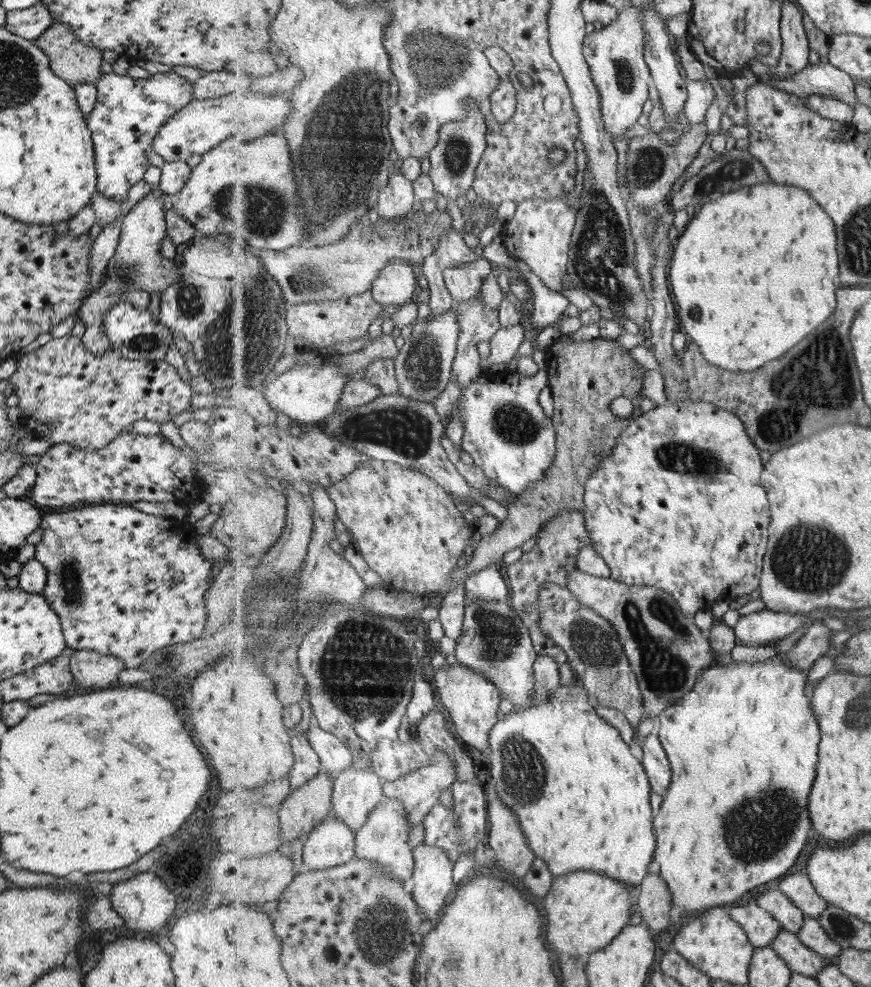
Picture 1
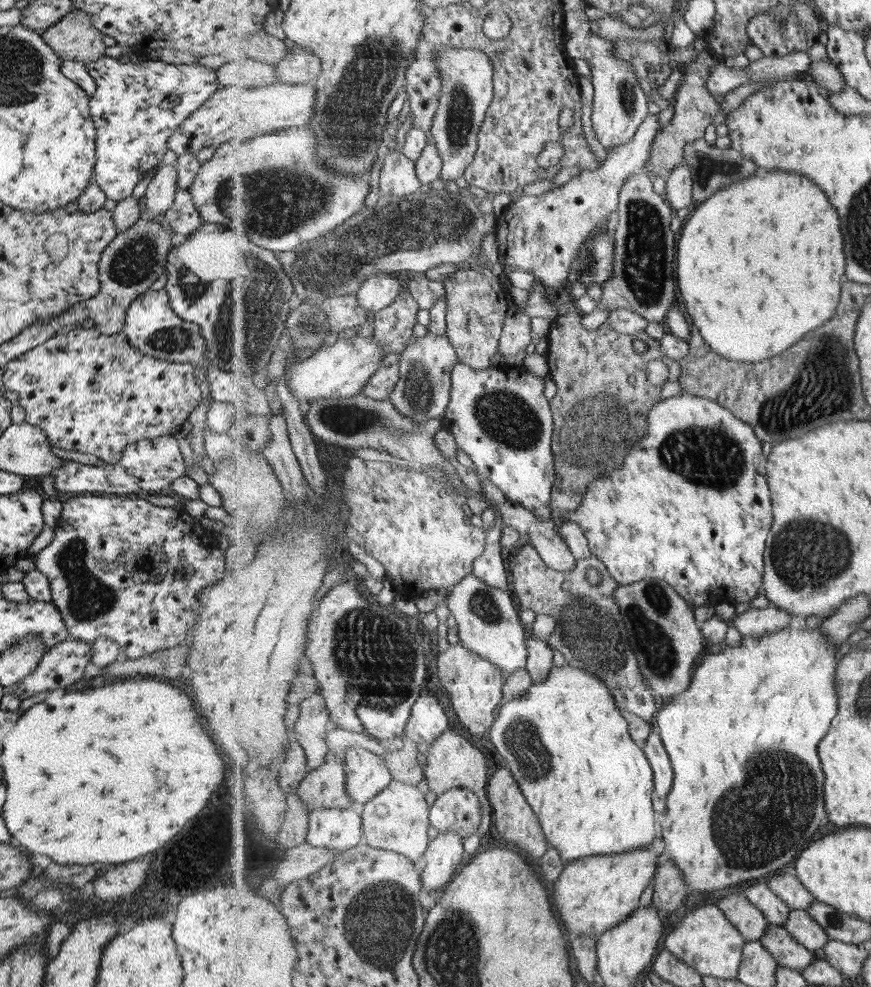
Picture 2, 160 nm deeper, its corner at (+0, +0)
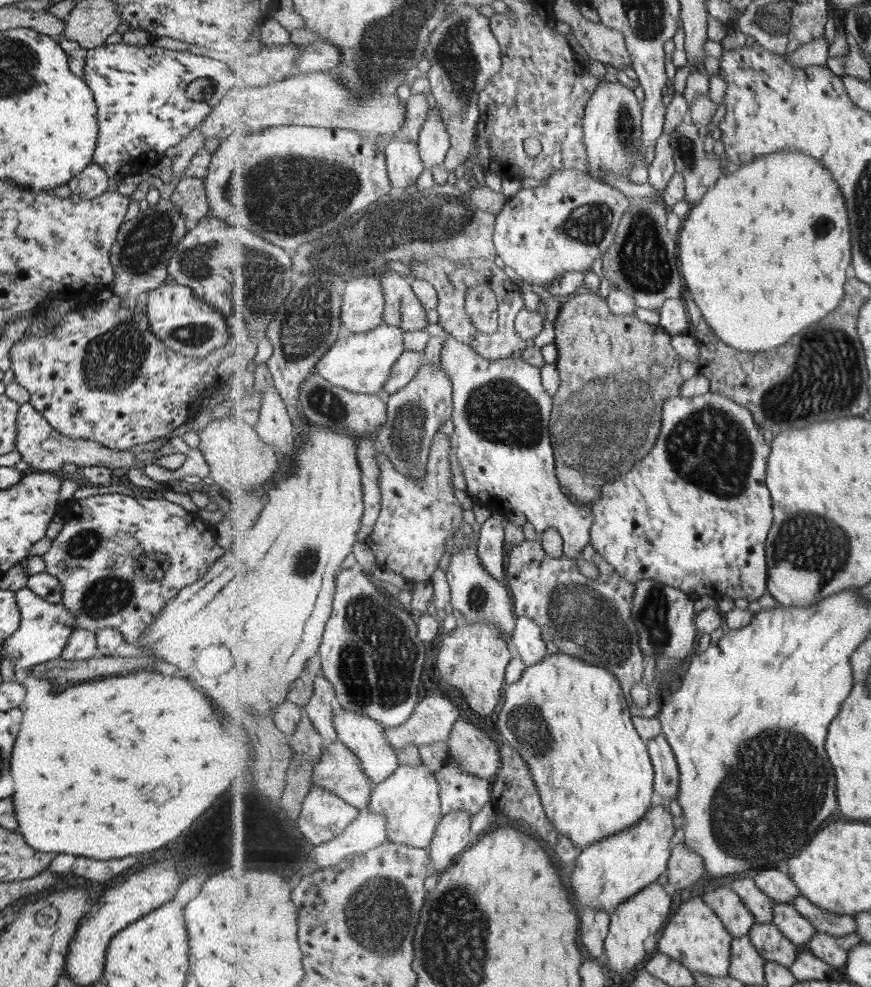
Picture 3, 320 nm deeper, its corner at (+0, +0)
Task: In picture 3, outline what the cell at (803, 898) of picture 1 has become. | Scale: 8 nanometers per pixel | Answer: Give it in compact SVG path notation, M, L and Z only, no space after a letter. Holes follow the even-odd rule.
M777 869L759 872L755 875L754 880L757 887L777 903L792 904L801 896L801 891L795 885L792 877L788 873L779 872Z

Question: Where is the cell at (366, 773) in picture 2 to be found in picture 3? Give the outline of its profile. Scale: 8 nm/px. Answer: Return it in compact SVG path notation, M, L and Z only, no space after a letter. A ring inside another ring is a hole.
M341 706L334 716L334 725L338 738L362 760L364 771L372 778L373 787L383 783L400 767L395 749L389 745L387 736L385 736L387 726L381 724L377 719L366 714L359 714L354 710L343 709Z

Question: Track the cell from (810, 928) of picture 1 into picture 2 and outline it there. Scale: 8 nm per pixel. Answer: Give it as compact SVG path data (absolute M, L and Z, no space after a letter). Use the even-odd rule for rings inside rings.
M792 909L784 928L791 933L797 942L818 954L830 941L827 932L811 916L808 910Z

